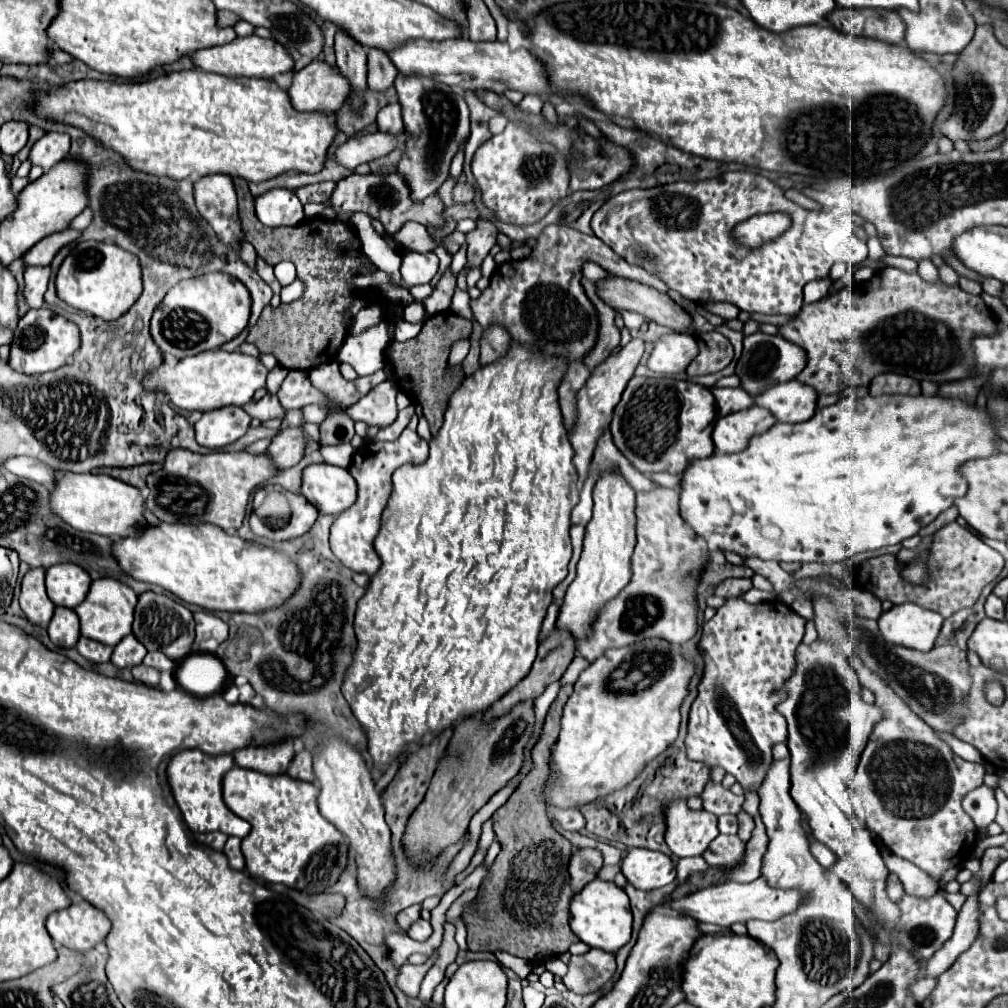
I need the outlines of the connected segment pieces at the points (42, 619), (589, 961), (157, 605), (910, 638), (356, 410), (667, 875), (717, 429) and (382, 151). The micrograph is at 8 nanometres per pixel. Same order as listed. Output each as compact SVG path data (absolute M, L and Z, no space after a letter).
M34 568L26 572L26 576L22 578L22 594L20 594L20 606L26 618L38 626L48 626L56 608L46 596L44 572L46 572L44 568Z
M592 948L588 954L570 958L568 974L564 976L562 982L566 984L568 990L576 994L588 994L596 992L602 984L606 984L612 978L614 970L616 970L614 954Z
M148 590L138 596L132 634L146 646L146 650L150 652L158 650L166 654L170 660L182 660L190 654L190 646L194 642L194 618L192 618L192 612L172 596L156 594Z
M906 602L884 612L878 618L878 630L884 640L890 640L890 644L902 644L906 648L928 652L934 648L942 622L944 618L938 612Z
M386 380L386 382L378 384L376 388L372 388L370 394L364 396L362 400L358 400L352 408L348 408L346 414L352 420L366 422L368 426L386 428L398 416L396 394L398 394L398 388L394 386L394 382Z
M642 848L628 850L622 860L622 874L638 890L662 888L676 880L674 862L666 854Z
M750 406L746 410L718 418L712 432L712 442L716 452L740 452L748 446L750 438L766 432L776 418L760 406Z
M386 132L366 134L360 138L348 138L348 142L336 150L336 158L342 166L356 168L358 164L388 156L392 150L396 150L402 144L406 144L406 132L398 136L390 136Z

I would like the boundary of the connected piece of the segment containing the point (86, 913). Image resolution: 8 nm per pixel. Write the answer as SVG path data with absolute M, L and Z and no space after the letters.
M80 900L66 910L50 914L46 928L50 936L62 946L76 952L88 952L96 944L104 942L110 932L110 920L96 906Z

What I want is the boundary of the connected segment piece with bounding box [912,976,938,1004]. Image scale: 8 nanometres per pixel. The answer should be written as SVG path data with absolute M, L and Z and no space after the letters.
M920 978L914 986L912 986L912 994L916 996L916 1002L918 1004L922 1004L922 1000L936 988L936 984L938 984L938 978Z

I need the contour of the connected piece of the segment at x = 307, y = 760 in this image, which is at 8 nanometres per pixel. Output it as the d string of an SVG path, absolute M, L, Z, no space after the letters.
M302 750L300 754L296 754L296 758L292 760L288 774L296 780L304 780L304 782L316 782L314 770L312 770L312 752Z

